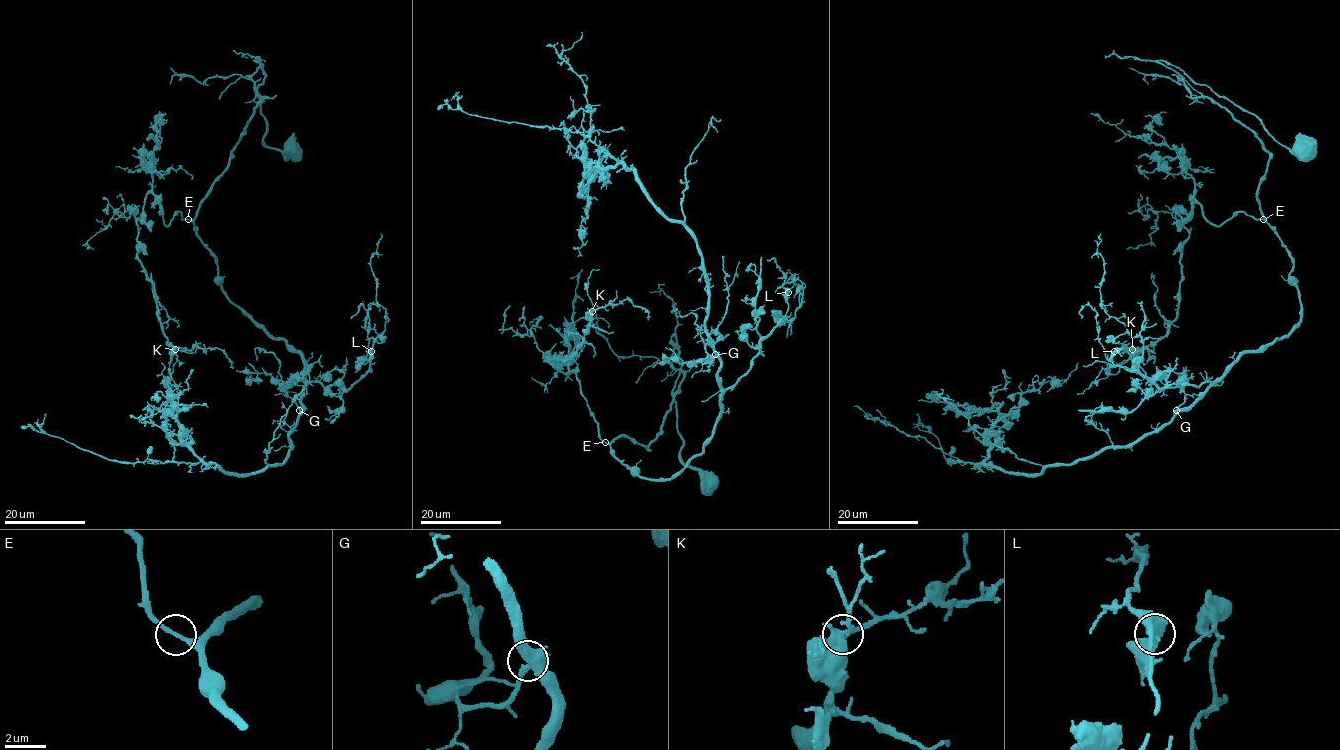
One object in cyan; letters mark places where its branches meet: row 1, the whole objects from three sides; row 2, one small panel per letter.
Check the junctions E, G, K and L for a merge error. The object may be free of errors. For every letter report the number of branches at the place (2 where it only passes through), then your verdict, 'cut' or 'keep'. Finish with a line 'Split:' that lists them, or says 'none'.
E: 2 | keep
G: 2 | keep
K: 2 | keep
L: 2 | keep
Split: none

